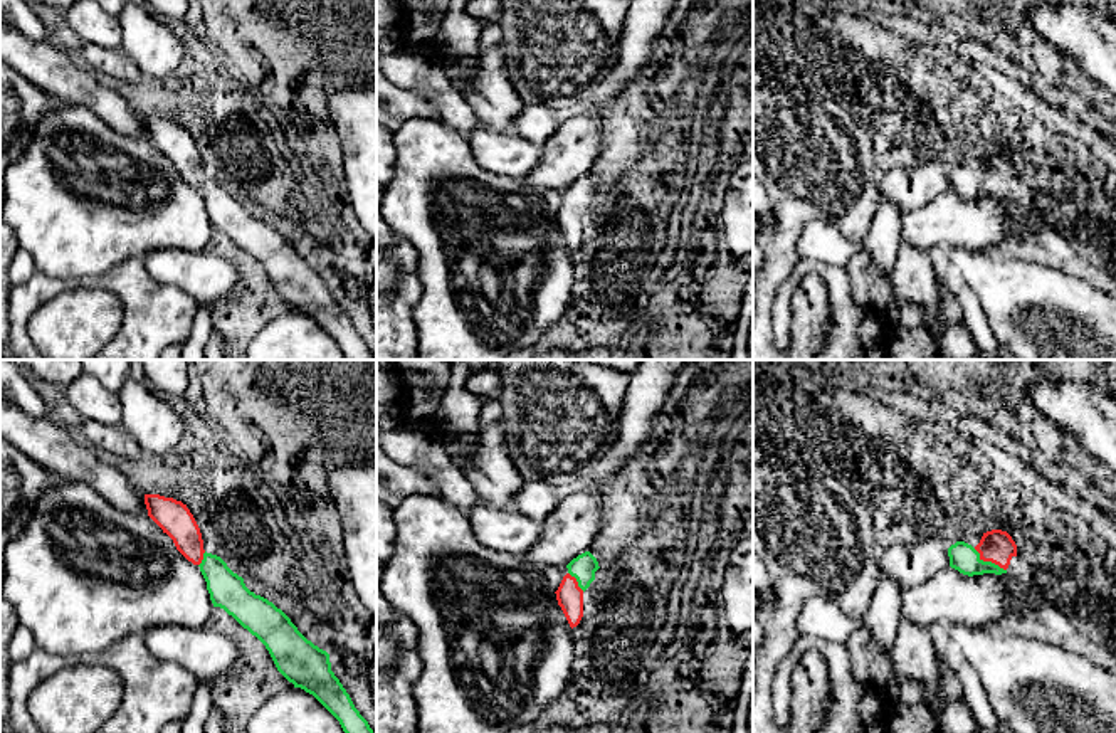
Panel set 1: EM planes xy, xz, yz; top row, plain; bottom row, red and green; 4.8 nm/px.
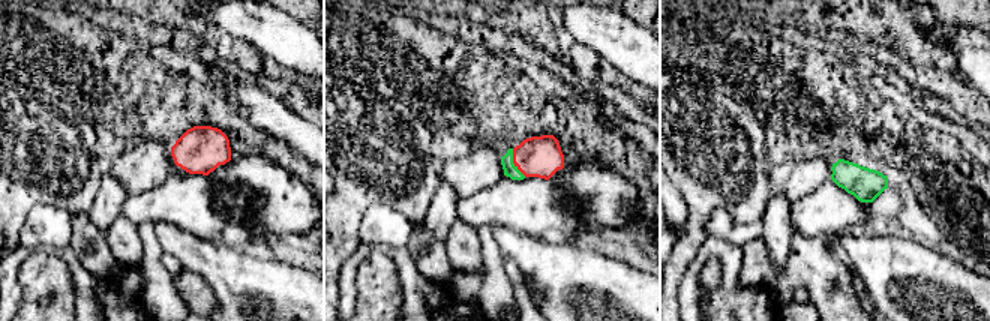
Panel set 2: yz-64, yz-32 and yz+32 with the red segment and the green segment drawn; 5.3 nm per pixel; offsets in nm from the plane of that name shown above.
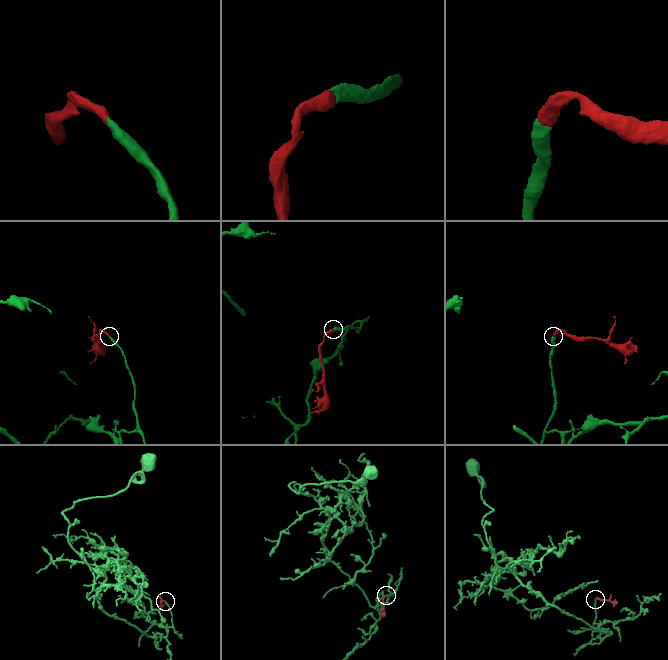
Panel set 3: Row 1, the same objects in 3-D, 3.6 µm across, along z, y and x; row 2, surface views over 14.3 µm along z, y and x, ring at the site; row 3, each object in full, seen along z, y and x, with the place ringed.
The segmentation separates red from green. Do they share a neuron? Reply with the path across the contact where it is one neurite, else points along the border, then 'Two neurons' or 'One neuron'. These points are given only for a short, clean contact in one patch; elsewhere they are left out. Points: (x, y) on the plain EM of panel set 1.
Path across: yz (997, 170), (989, 184), (967, 184), (963, 180). One neuron

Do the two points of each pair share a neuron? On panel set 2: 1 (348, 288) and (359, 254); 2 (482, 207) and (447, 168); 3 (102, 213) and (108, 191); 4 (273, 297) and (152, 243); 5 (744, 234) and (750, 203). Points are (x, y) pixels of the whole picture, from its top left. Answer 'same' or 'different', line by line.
1: same
2: different
3: same
4: different
5: different

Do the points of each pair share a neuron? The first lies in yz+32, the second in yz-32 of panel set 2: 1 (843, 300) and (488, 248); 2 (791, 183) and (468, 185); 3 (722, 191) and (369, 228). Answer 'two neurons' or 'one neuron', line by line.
1: two neurons
2: one neuron
3: two neurons

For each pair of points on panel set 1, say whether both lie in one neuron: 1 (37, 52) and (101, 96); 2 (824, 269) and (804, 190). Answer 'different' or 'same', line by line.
1: same
2: different

